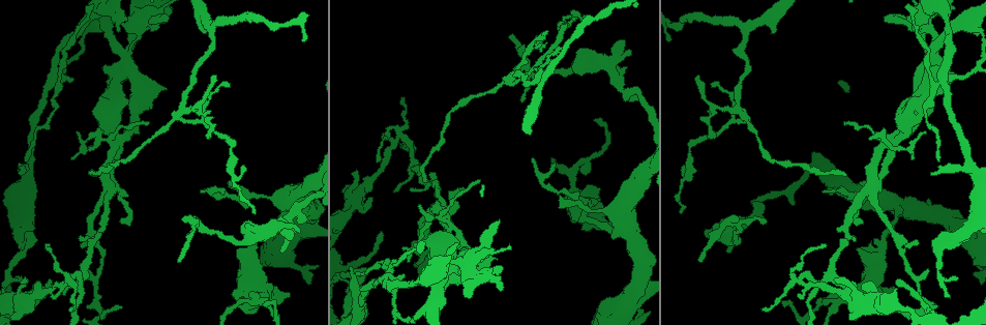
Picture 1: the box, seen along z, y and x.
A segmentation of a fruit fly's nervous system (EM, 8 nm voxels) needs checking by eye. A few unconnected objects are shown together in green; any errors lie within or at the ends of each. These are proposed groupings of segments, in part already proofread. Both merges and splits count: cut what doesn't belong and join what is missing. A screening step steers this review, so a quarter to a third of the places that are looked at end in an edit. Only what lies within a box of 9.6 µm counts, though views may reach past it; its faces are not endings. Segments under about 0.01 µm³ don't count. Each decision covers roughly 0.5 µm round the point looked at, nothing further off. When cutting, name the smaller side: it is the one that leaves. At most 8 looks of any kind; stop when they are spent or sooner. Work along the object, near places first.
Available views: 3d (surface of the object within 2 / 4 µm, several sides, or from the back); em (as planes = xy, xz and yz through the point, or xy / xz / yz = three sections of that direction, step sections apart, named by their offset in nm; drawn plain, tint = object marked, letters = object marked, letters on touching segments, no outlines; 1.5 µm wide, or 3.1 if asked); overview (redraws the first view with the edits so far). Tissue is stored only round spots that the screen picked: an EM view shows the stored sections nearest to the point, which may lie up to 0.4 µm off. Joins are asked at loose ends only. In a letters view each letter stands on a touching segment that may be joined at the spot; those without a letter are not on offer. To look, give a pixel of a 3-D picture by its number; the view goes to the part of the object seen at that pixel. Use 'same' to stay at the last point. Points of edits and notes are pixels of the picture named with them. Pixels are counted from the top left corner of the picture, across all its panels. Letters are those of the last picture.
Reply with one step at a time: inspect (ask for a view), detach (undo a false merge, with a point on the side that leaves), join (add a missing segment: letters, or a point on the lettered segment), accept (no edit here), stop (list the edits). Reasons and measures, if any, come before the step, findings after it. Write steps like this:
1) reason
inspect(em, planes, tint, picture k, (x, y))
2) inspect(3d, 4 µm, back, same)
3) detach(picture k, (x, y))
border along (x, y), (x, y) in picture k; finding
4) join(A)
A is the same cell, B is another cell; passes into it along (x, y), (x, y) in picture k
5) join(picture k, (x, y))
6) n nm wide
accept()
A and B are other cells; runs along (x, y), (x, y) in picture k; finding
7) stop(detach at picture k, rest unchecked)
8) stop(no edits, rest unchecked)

thick end
inspect(em, planes, letters, picture 1, (290, 293))

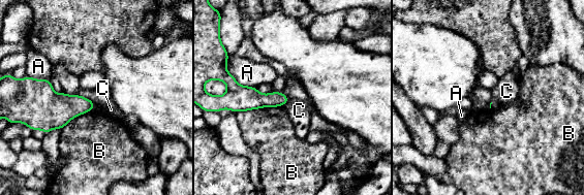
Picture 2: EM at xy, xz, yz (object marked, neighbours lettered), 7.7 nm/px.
accept()
A, B and C are other cells; border along (290, 99), (281, 105) in picture 2; no lettered segment goes on from it

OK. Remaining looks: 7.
arms part here
inspect(3d, 4 µm, picture 1, (586, 217))

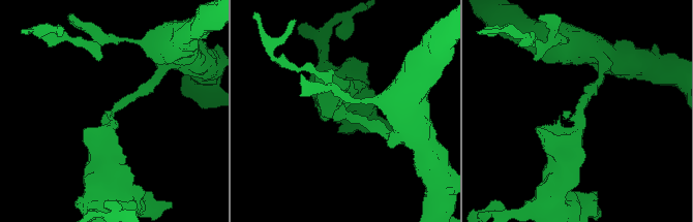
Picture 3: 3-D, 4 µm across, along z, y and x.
inspect(em, planes, plain, picture 3, (580, 107))

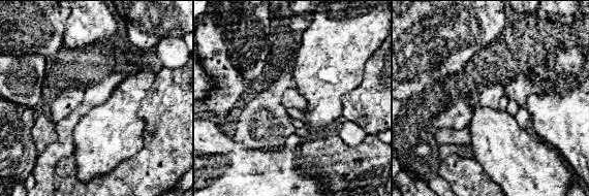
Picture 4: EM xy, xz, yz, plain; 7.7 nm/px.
inspect(em, planes, letters, same)

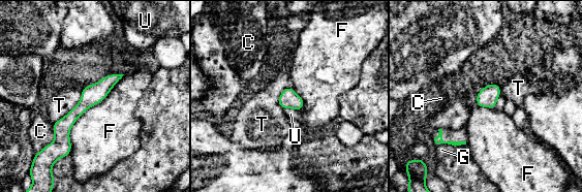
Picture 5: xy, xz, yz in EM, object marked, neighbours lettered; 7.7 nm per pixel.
accept()
C, F, G, T and U are other cells; runs along (118, 76), (62, 127), (59, 152) in picture 5; continuous, no second cell

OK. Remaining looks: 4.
four or more arms meet
inspect(em, planes, letters, picture 1, (454, 270))

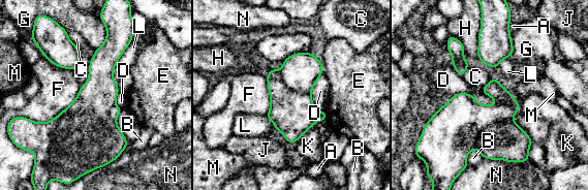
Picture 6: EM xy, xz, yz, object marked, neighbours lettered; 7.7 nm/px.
detach(picture 6, (456, 126))
A, B, C, D, E, F, G, H, J, K, L, M and N are other cells; two cells meet here

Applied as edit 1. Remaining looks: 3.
stop(detach at picture 6, rest unchecked)

